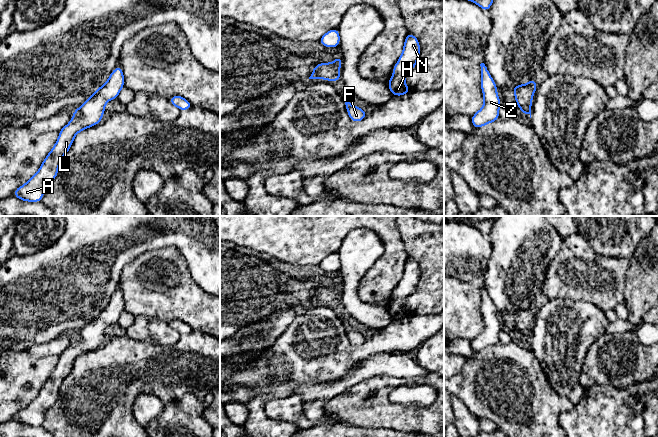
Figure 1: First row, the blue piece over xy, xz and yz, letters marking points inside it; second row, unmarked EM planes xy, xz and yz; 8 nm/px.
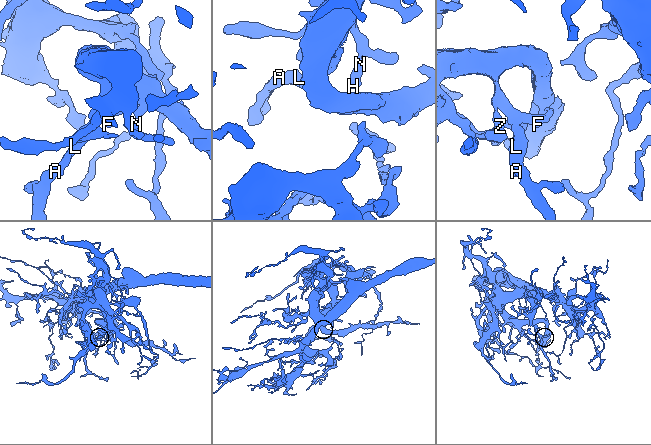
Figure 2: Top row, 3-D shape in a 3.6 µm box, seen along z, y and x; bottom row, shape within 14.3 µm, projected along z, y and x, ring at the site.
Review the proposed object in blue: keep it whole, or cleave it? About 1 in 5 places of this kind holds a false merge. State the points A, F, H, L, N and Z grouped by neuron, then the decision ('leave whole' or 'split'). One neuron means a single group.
groups A F H L N Z; leave whole

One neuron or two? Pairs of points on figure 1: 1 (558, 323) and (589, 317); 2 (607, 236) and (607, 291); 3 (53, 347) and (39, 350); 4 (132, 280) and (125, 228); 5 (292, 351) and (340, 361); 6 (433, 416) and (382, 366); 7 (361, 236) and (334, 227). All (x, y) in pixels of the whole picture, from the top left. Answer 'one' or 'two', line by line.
1: one
2: two
3: one
4: two
5: one
6: two
7: two

